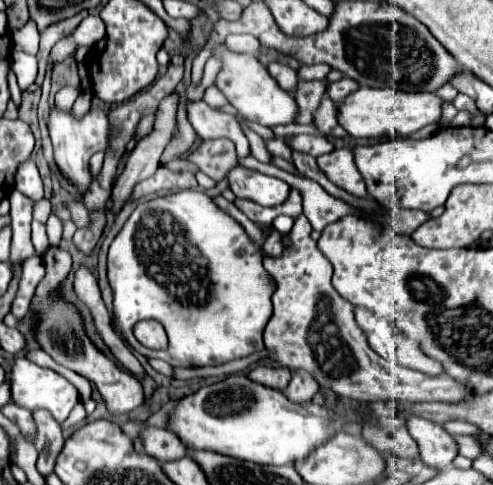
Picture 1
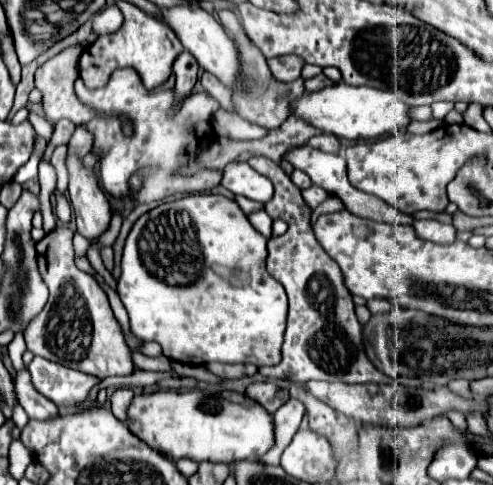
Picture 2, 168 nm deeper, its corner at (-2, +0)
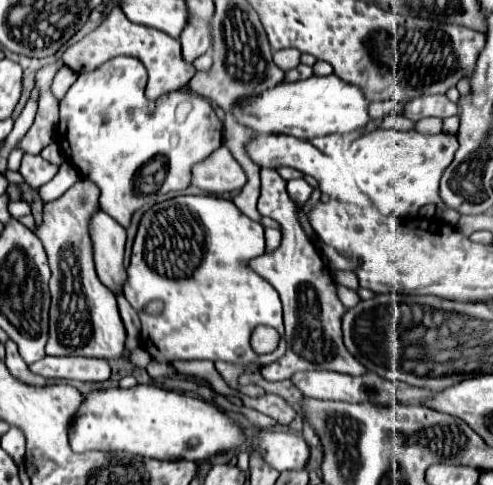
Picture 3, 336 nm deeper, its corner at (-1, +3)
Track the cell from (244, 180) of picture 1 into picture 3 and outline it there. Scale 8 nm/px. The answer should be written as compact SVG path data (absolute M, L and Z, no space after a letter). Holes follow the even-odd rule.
M227 146L217 148L211 156L191 168L191 186L209 194L233 192L243 188L245 182L243 168L235 162Z

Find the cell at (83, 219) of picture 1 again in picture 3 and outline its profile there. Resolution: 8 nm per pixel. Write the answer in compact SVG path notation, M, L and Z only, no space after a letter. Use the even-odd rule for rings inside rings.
M117 296L117 304L119 304L119 312L121 312L121 318L123 318L123 324L125 324L125 330L127 330L125 348L135 350L137 340L139 340L139 312L135 312L123 296Z

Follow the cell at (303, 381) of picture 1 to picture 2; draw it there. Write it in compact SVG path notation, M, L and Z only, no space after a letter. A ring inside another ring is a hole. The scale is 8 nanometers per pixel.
M290 397L276 413L274 413L274 425L276 425L276 445L270 449L268 455L260 457L258 461L268 463L268 465L278 465L280 463L280 455L284 451L284 447L292 441L294 433L300 427L304 415L304 403L296 397Z

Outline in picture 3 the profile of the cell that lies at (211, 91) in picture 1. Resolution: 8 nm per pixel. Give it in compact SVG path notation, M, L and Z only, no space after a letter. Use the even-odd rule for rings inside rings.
M119 56L103 62L91 72L79 74L75 84L59 102L59 124L55 134L57 144L61 146L63 142L65 158L79 168L83 178L95 182L101 188L101 210L115 218L123 228L129 228L133 212L143 204L155 200L161 194L185 190L189 186L191 166L207 158L207 154L217 150L223 142L223 122L215 116L205 98L199 98L187 90L179 90L161 96L157 102L151 102L143 94L143 78L147 78L147 74L145 70L137 70L137 66L143 64L131 56ZM159 170L163 170L161 182L157 182Z

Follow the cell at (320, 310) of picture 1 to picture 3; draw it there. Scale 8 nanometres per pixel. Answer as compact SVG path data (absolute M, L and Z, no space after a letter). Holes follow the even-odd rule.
M261 170L261 198L257 210L261 212L261 216L269 216L281 224L283 240L279 250L251 260L251 268L261 274L281 296L287 342L285 354L277 362L263 366L261 376L265 380L287 380L299 370L323 368L359 376L365 372L365 368L359 366L359 362L355 362L351 354L347 354L347 348L341 340L341 316L345 312L345 306L337 298L335 282L329 276L327 264L297 222L295 204L291 202L285 184L287 182L277 172Z

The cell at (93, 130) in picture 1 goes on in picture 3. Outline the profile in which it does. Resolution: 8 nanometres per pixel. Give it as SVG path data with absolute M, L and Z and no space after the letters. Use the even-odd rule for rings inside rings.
M99 210L91 218L91 240L99 280L113 290L113 294L121 294L123 284L127 282L127 272L123 266L125 230L111 216Z

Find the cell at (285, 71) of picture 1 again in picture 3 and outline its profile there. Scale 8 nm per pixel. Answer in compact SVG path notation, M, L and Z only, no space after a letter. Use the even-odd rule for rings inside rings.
M285 48L285 50L275 52L275 54L273 54L273 60L275 60L275 64L277 64L281 70L291 70L291 68L297 68L299 56L301 56L299 50L295 50L295 48Z

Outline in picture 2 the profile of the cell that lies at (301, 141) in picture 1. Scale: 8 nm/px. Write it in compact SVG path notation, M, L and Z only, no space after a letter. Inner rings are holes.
M316 135L312 139L308 139L310 147L320 149L320 151L328 151L328 153L338 153L340 151L340 139L334 135Z

